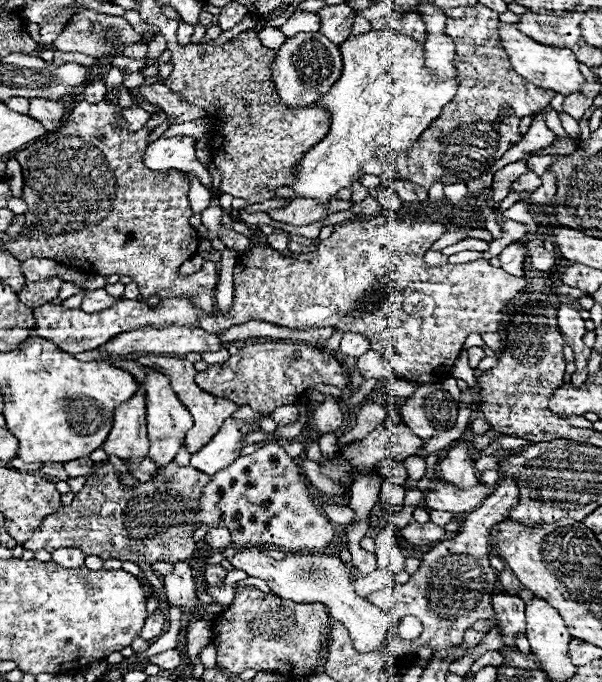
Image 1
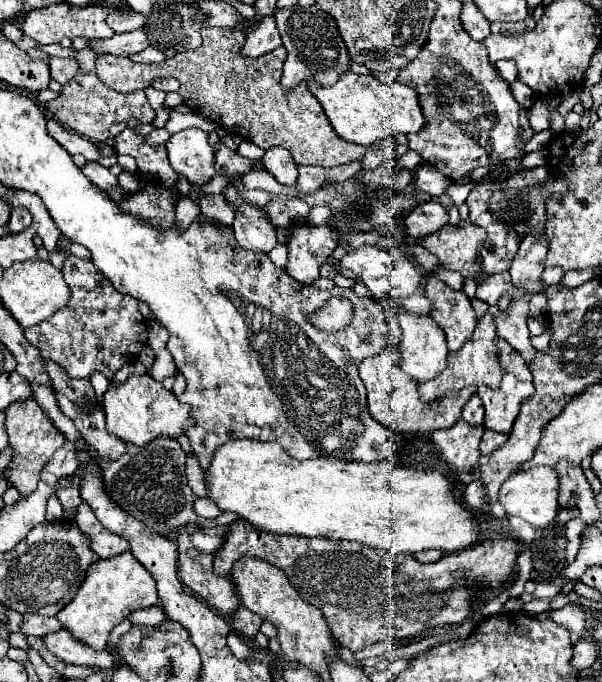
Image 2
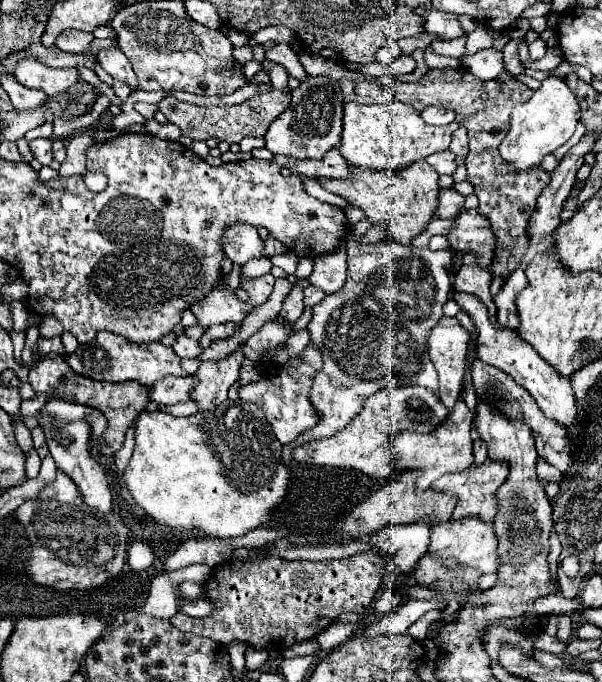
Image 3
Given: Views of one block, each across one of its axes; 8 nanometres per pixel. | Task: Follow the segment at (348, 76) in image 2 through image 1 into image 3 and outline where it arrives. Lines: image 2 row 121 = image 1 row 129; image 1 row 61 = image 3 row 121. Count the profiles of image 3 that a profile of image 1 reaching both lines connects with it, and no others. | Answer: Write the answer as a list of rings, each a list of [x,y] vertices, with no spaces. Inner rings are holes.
[[[398,100],[372,106],[348,102],[344,104],[344,130],[340,140],[340,152],[356,168],[400,170],[434,152],[448,150],[450,136],[456,128],[458,128],[456,122],[442,128],[430,126],[420,118],[420,114],[410,104],[402,104]]]

